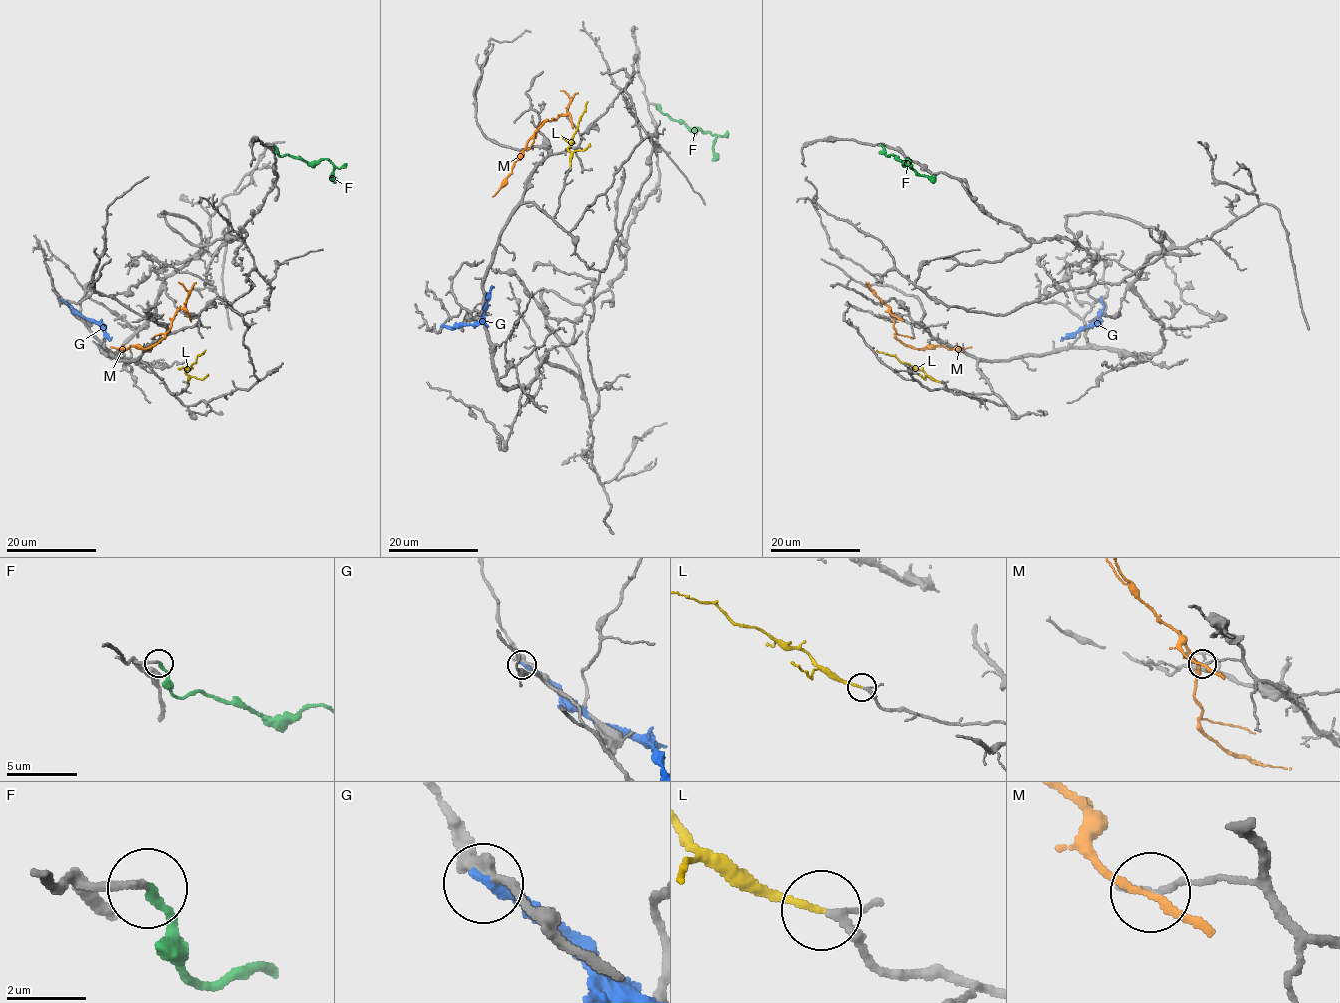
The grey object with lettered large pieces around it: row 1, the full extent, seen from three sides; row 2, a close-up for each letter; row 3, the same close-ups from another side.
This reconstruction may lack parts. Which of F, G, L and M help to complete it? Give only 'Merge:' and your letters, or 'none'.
Merge: F, L

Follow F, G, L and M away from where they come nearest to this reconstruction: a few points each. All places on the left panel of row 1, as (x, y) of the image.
F: (274, 146), (279, 156), (300, 157), (308, 162), (327, 159), (334, 170), (330, 181)
G: (60, 299), (101, 326), (109, 341)
L: (188, 382), (186, 371), (205, 350)
M: (189, 316), (184, 309), (178, 310), (166, 336), (146, 349), (110, 346)

